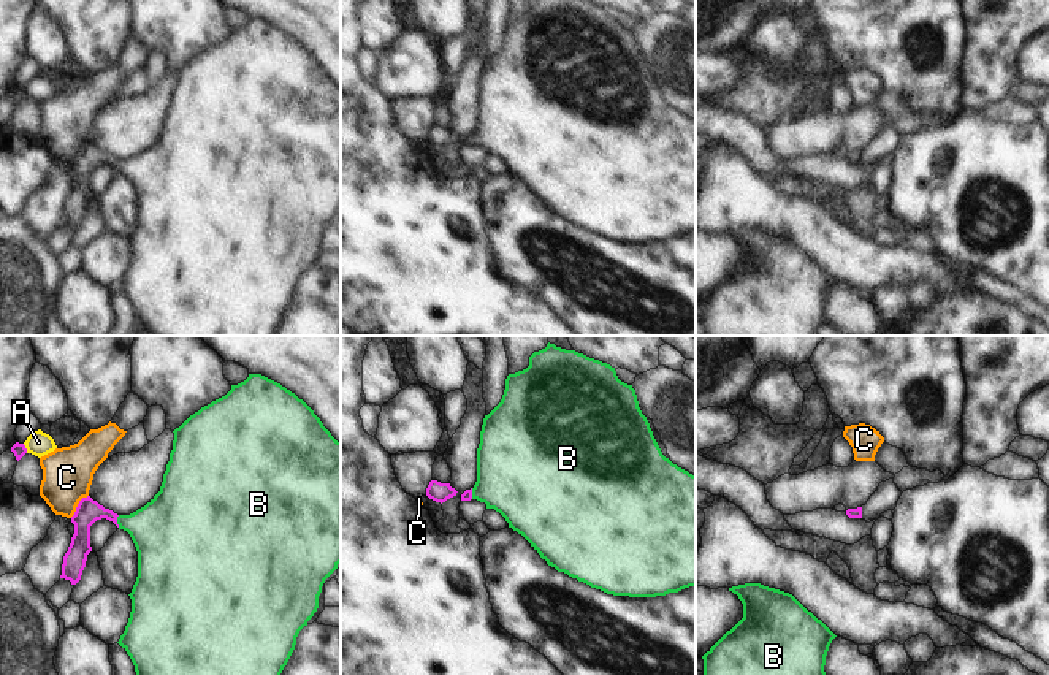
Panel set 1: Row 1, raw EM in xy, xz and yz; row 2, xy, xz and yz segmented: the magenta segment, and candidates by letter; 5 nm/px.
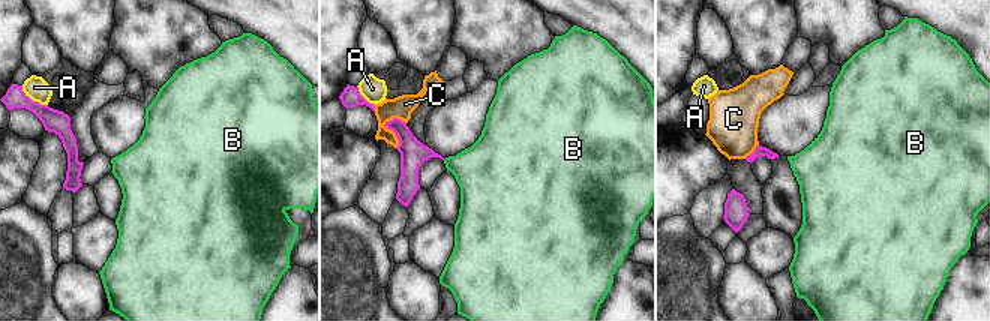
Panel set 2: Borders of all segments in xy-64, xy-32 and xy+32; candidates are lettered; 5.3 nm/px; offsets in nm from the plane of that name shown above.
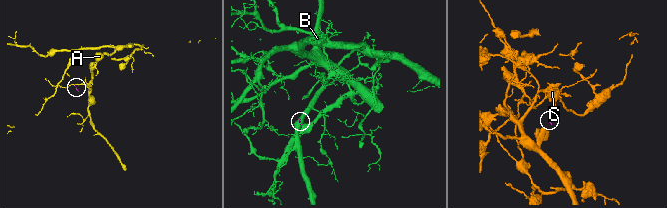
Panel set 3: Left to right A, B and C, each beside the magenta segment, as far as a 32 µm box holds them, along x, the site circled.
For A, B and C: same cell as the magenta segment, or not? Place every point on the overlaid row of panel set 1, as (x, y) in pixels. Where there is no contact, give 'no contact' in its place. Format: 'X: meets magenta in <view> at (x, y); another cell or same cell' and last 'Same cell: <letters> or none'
A: meets magenta in xy at (26, 449); another cell
B: meets magenta in xy at (116, 522); same cell
C: meets magenta in xy at (78, 506); another cell
Same cell: B

